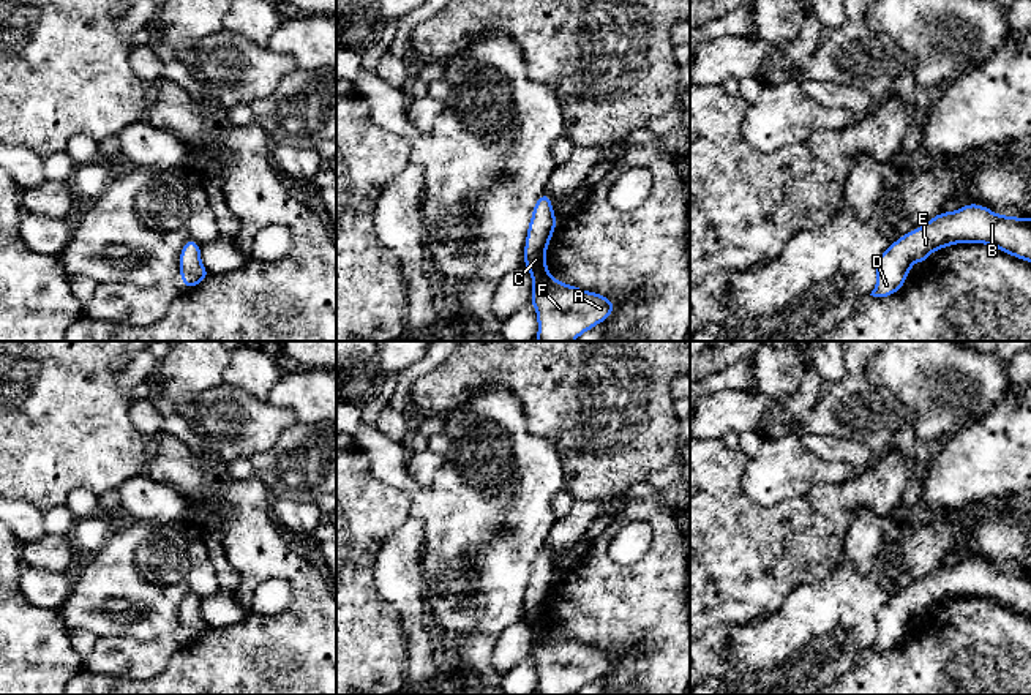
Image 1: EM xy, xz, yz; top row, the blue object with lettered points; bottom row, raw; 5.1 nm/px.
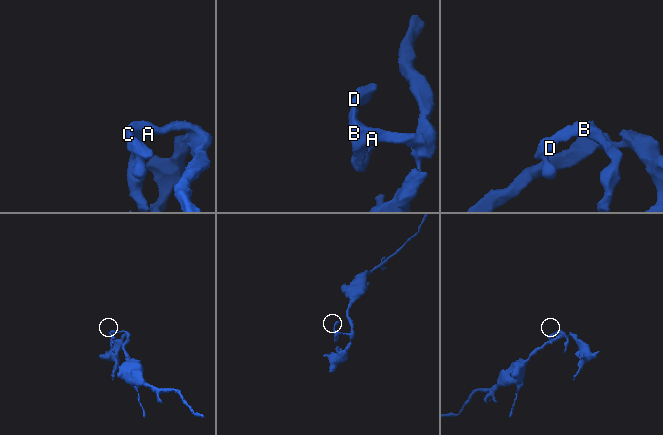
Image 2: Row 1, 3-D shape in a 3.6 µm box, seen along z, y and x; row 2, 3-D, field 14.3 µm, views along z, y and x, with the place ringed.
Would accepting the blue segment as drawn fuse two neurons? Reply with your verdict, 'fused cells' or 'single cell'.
single cell

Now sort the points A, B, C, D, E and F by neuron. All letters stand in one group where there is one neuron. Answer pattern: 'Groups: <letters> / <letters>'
Groups: A B C D E F

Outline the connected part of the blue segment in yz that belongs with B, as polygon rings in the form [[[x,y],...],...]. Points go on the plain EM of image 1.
[[[979,558],[938,567],[878,610],[876,640],[870,649],[887,651],[898,646],[913,624],[913,614],[922,618],[933,605],[957,597],[990,599],[1031,616],[1031,572],[998,569]]]

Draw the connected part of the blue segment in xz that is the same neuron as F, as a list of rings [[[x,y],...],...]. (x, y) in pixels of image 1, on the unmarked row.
[[[546,545],[534,559],[524,599],[524,621],[532,630],[530,657],[537,665],[537,695],[575,695],[614,665],[614,656],[554,633],[545,616],[557,572]]]

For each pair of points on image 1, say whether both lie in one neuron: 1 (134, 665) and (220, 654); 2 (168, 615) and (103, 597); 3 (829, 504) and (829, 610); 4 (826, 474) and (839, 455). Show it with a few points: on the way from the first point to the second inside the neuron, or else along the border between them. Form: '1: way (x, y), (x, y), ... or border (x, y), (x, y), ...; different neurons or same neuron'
1: border (185, 643), (150, 678); different neurons
2: way (152, 610), (141, 599), (119, 599); same neuron
3: border (843, 558), (826, 575), (799, 583), (794, 588); different neurons
4: border (802, 443), (821, 458), (845, 462), (856, 473); different neurons

